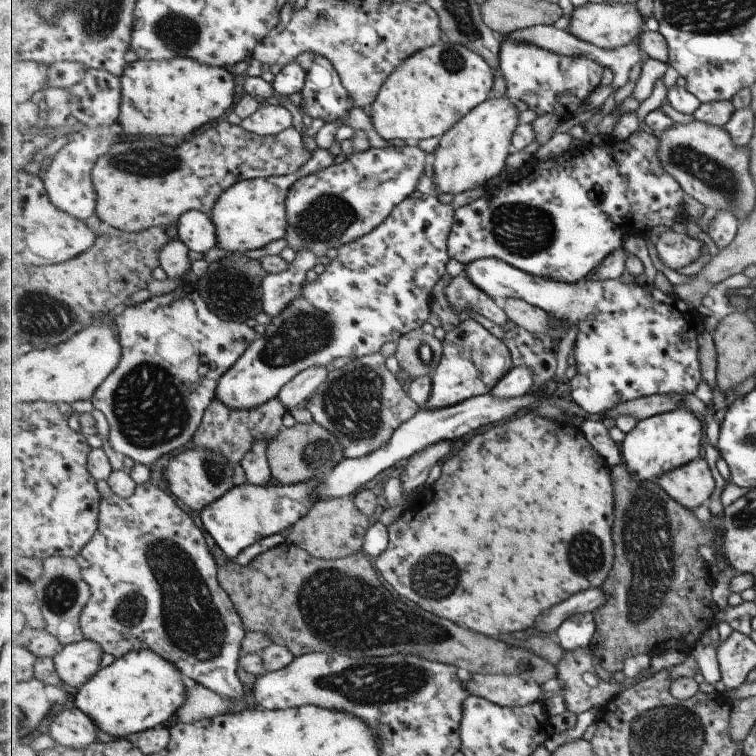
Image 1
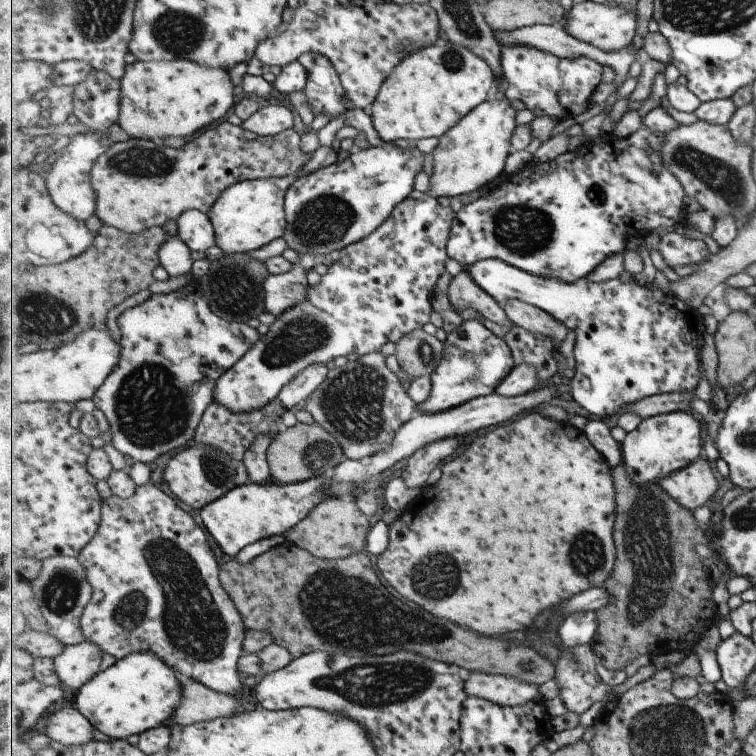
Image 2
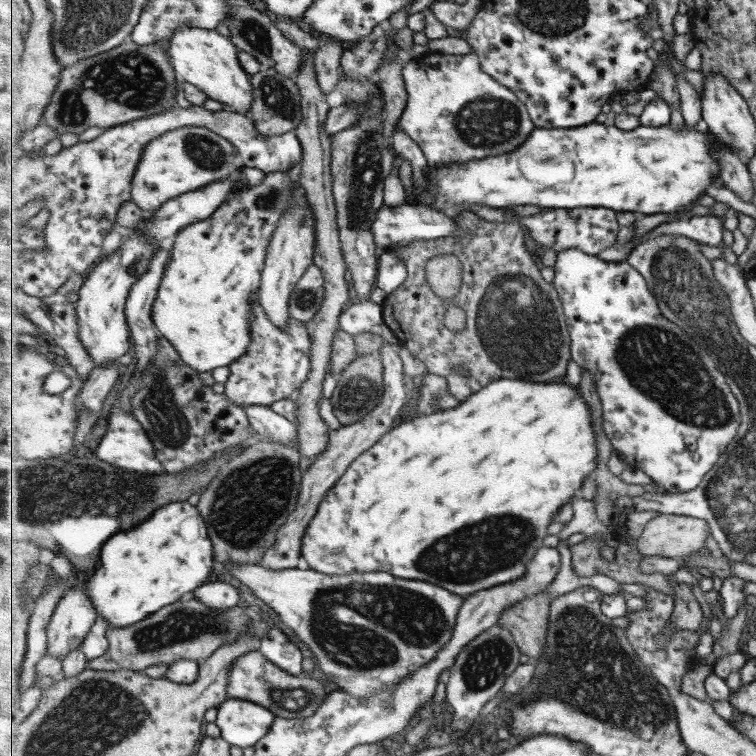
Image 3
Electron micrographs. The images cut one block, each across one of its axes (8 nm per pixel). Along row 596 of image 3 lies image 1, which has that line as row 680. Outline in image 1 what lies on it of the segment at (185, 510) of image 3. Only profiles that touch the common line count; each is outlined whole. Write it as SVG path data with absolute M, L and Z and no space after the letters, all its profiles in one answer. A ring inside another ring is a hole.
M151 649L132 651L107 668L101 670L89 682L80 686L76 692L76 705L89 718L93 719L94 725L99 730L113 736L115 739L127 739L139 736L146 730L159 725L170 725L176 716L176 712L184 705L186 695L186 684L182 679L180 670L165 660L159 653Z

